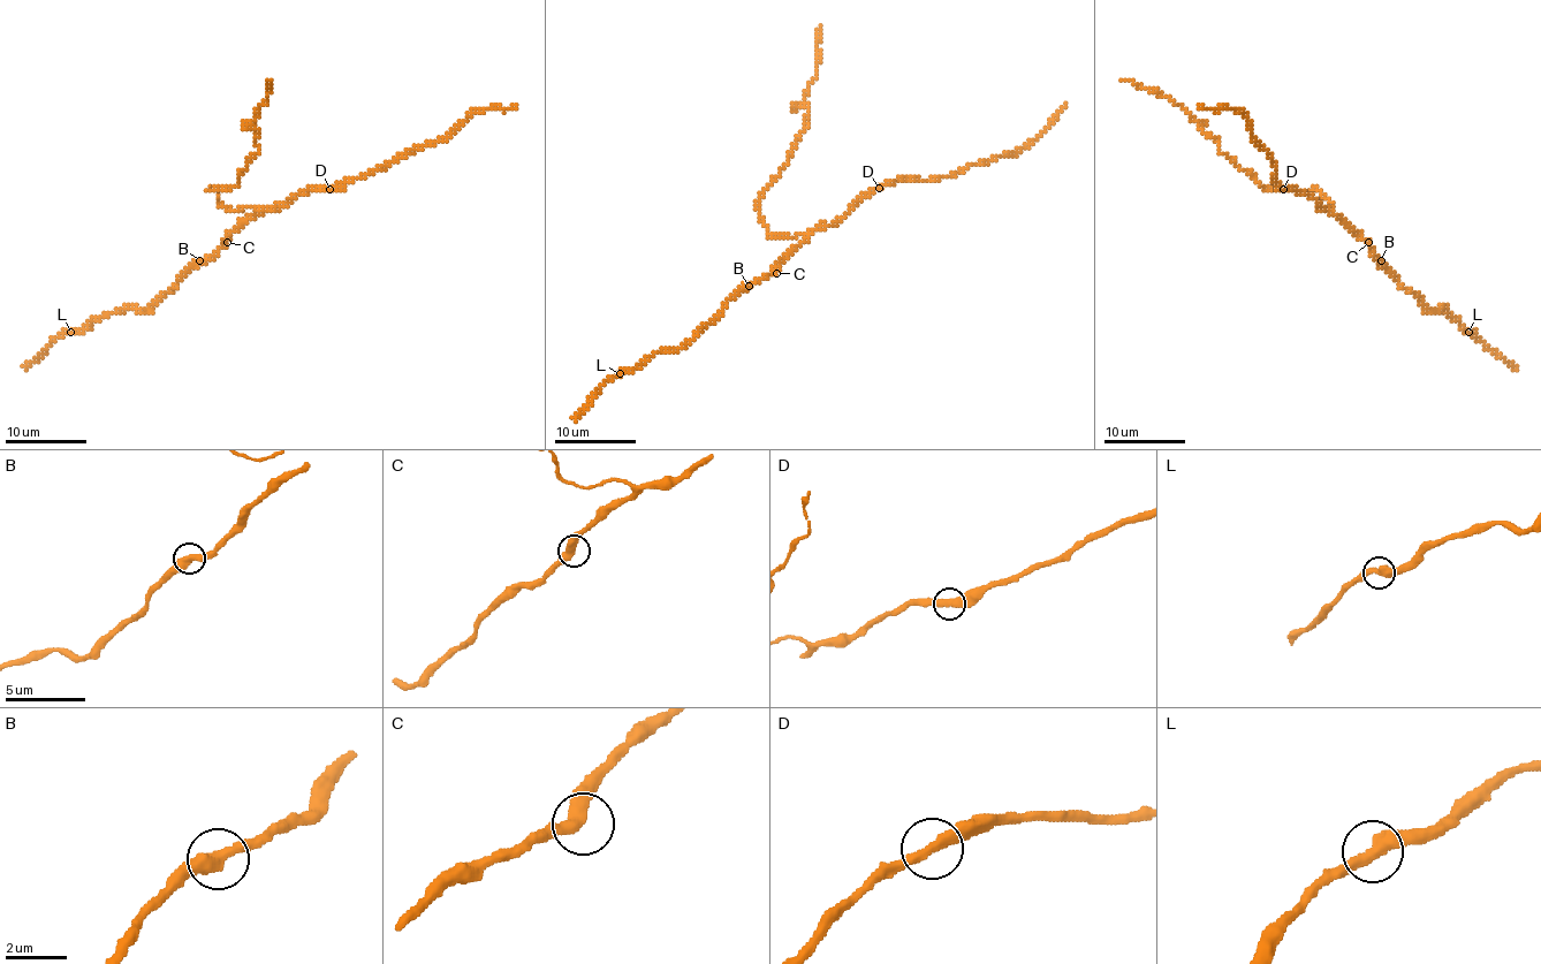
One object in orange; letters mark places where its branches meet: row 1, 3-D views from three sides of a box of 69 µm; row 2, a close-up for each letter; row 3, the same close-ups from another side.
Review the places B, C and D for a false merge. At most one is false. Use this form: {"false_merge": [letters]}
{"false_merge": []}

